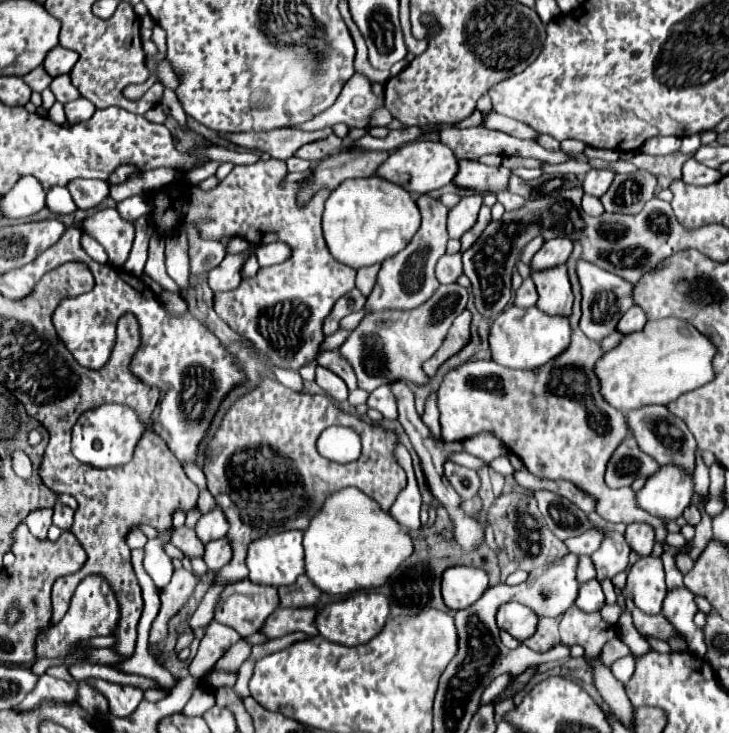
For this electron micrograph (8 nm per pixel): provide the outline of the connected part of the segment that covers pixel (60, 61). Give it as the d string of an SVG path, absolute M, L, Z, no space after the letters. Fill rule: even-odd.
M55 46L47 56L45 56L45 70L51 74L51 76L59 76L59 74L67 74L71 72L73 64L77 62L77 52L73 50L67 50L63 46Z

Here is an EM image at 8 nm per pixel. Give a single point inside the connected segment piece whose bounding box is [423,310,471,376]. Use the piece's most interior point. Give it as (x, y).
(460, 334)

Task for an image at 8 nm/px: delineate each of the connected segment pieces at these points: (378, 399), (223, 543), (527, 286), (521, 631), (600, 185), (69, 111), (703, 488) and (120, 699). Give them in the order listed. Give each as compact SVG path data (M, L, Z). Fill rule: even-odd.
M379 386L377 390L373 390L369 394L367 406L379 410L387 420L397 420L397 402L395 402L395 396L391 394L389 386Z
M221 538L221 540L207 542L203 560L209 566L209 570L213 570L213 572L221 570L231 560L231 544L229 544L229 540Z
M529 276L529 278L523 280L519 290L515 292L515 302L513 304L517 304L519 308L531 308L531 306L535 306L535 302L537 302L537 292L535 292L535 284Z
M515 602L499 606L495 620L501 630L509 632L519 642L533 636L537 630L537 622L539 622L537 614L531 608L527 608L523 604L515 604Z
M589 170L585 174L585 182L583 182L583 190L587 194L593 194L593 196L603 196L603 192L609 190L613 182L613 172L605 172L605 170Z
M79 98L79 100L73 100L73 102L65 104L65 114L67 114L69 124L89 120L93 116L93 112L95 112L95 106L85 98Z
M697 450L697 470L695 470L695 494L707 496L709 490L709 468L701 462L701 452Z
M93 678L93 684L109 700L111 714L129 716L129 714L133 714L137 710L139 702L143 700L143 692L139 688L133 688L133 686L119 686L115 682L95 680L95 678Z

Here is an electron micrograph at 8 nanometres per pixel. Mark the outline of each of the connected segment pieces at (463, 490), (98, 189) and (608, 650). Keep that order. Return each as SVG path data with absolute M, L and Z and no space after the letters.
M447 462L445 466L445 474L447 474L447 480L451 482L451 486L455 488L455 492L469 500L469 498L475 498L477 496L477 490L479 490L479 476L475 470L469 470L469 468L463 468L463 466L457 466L453 462Z
M79 178L79 180L69 182L67 190L71 192L73 202L81 210L95 208L97 204L101 204L109 196L109 184L105 180L85 180L85 178Z
M613 638L613 640L609 640L609 642L605 644L601 658L603 658L603 662L605 662L607 666L611 666L615 660L619 660L619 658L623 658L623 656L629 656L629 654L631 654L629 646L627 646L621 638Z

